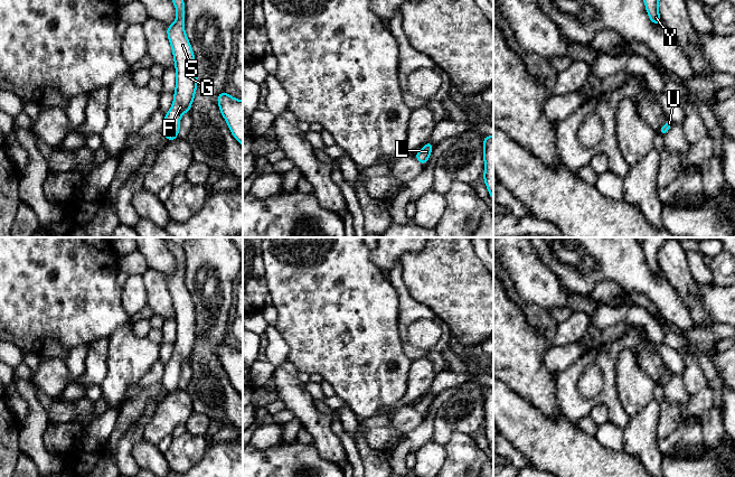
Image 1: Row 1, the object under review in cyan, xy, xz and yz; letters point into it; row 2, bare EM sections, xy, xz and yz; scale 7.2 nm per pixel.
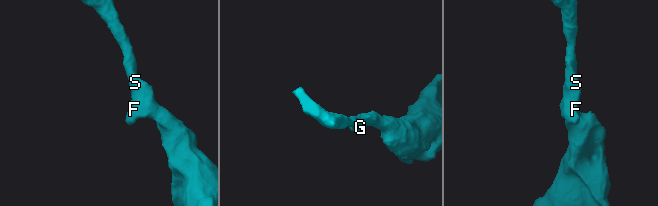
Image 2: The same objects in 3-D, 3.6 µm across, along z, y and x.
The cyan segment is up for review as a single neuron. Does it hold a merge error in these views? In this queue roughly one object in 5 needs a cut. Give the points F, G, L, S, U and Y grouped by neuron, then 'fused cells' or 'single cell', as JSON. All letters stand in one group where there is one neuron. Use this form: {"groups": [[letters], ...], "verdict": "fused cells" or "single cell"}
{"groups": [["F", "G", "L", "S", "U", "Y"]], "verdict": "single cell"}

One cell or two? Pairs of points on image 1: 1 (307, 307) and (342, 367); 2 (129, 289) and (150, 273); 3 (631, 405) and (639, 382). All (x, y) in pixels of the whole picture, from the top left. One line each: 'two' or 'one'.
1: one
2: two
3: one

